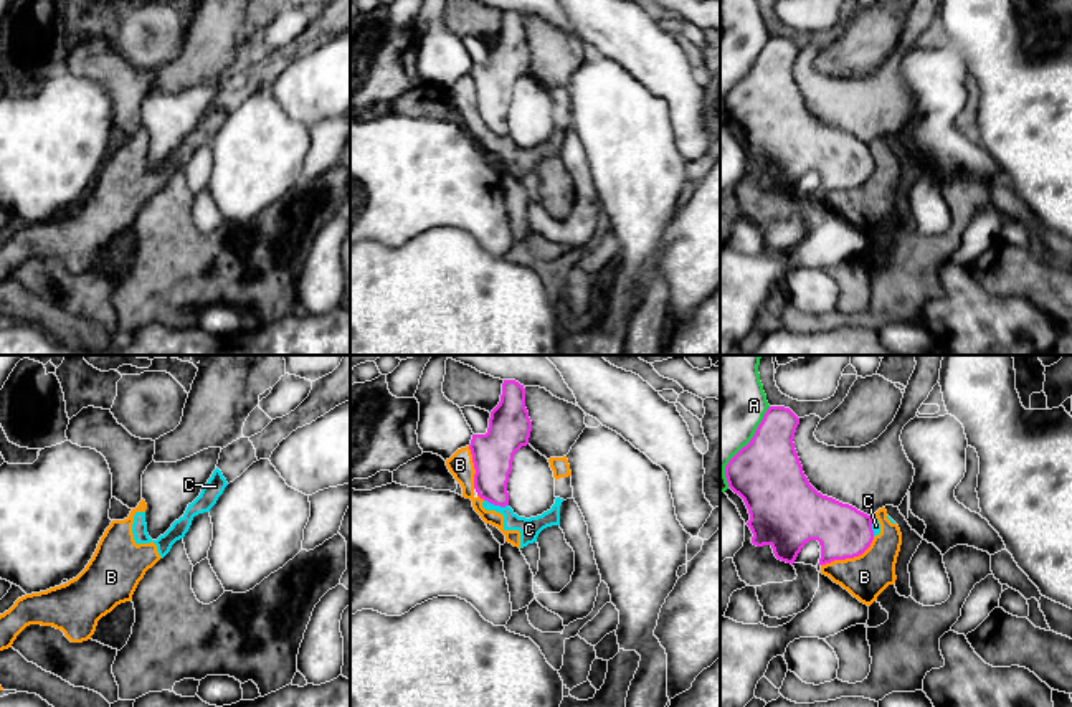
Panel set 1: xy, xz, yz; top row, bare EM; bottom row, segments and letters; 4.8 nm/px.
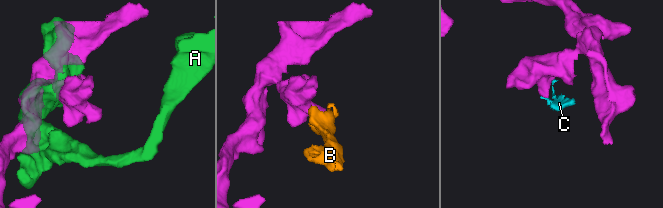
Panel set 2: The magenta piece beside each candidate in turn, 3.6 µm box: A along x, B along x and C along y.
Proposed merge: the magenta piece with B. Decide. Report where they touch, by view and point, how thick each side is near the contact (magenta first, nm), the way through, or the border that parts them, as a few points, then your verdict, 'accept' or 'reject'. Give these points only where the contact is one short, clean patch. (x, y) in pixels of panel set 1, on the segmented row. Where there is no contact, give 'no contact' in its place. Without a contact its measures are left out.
meets magenta in yz at (849, 557); 260 nm thick on the magenta side, 220 nm on the other; border along yz (874, 537), (861, 554), (834, 559), (821, 565); reject

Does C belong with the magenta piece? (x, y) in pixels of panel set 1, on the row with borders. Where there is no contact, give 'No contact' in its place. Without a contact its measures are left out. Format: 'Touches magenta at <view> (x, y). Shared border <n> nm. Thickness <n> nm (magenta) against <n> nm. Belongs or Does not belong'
Touches magenta at xz (496, 504). Shared border 120 nm. Thickness 200 nm (magenta) against 100 nm. Does not belong

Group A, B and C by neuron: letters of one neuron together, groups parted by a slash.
A / B C

